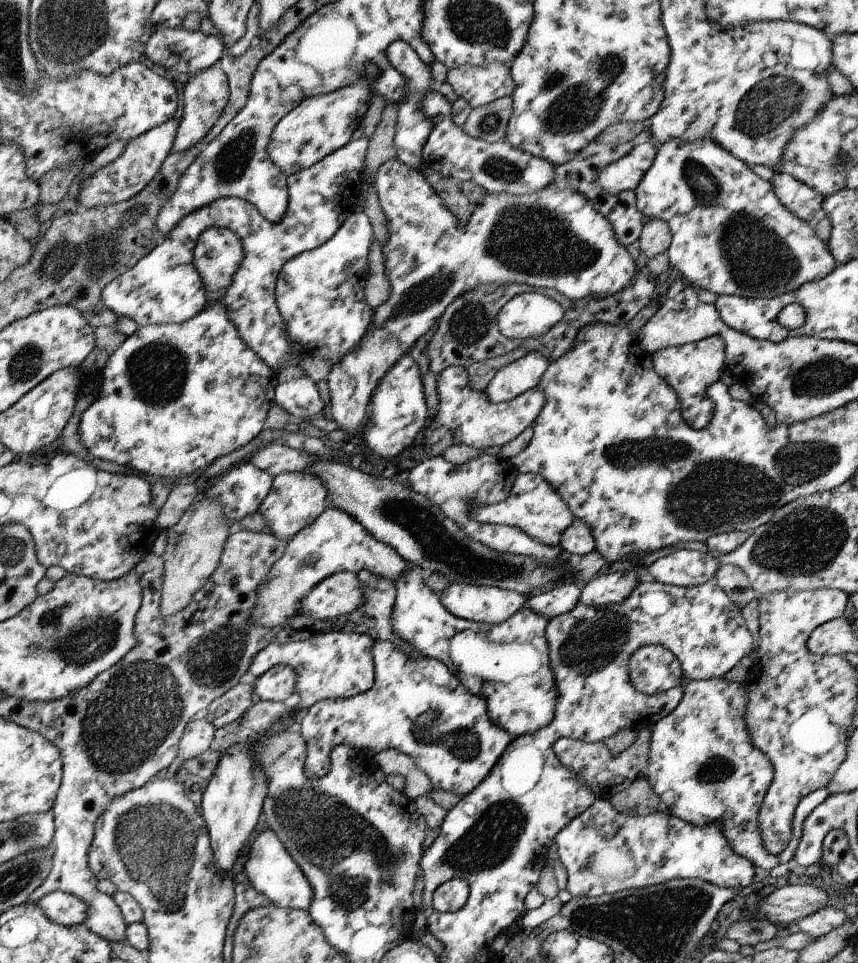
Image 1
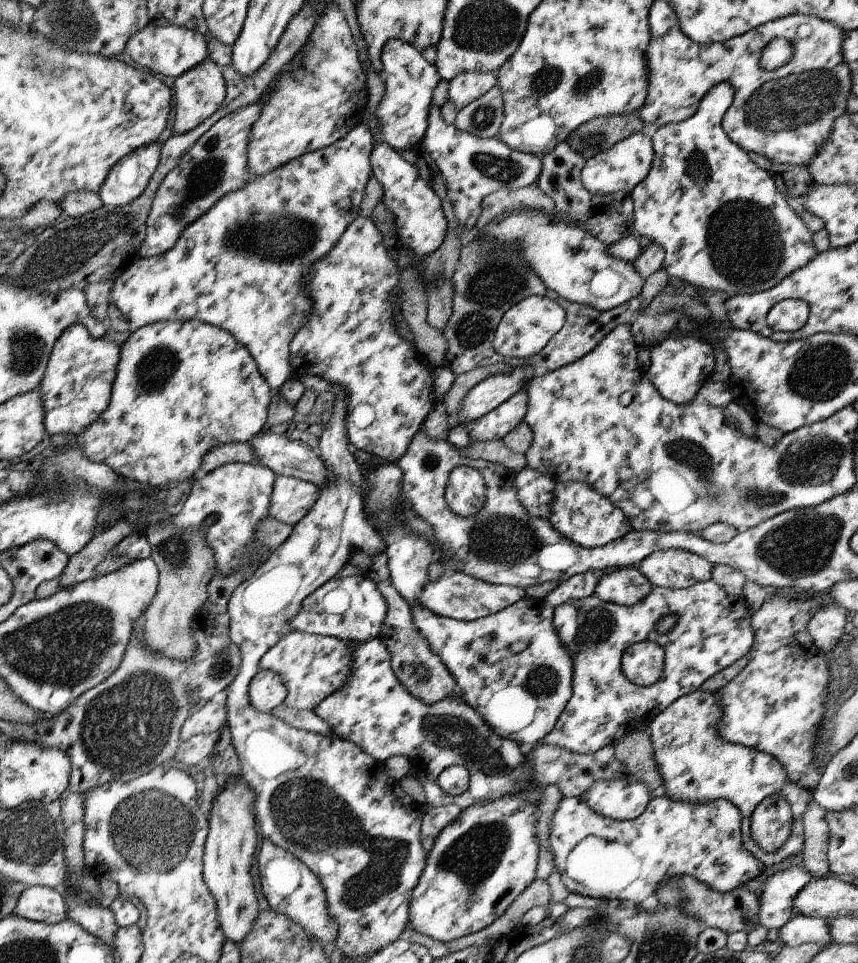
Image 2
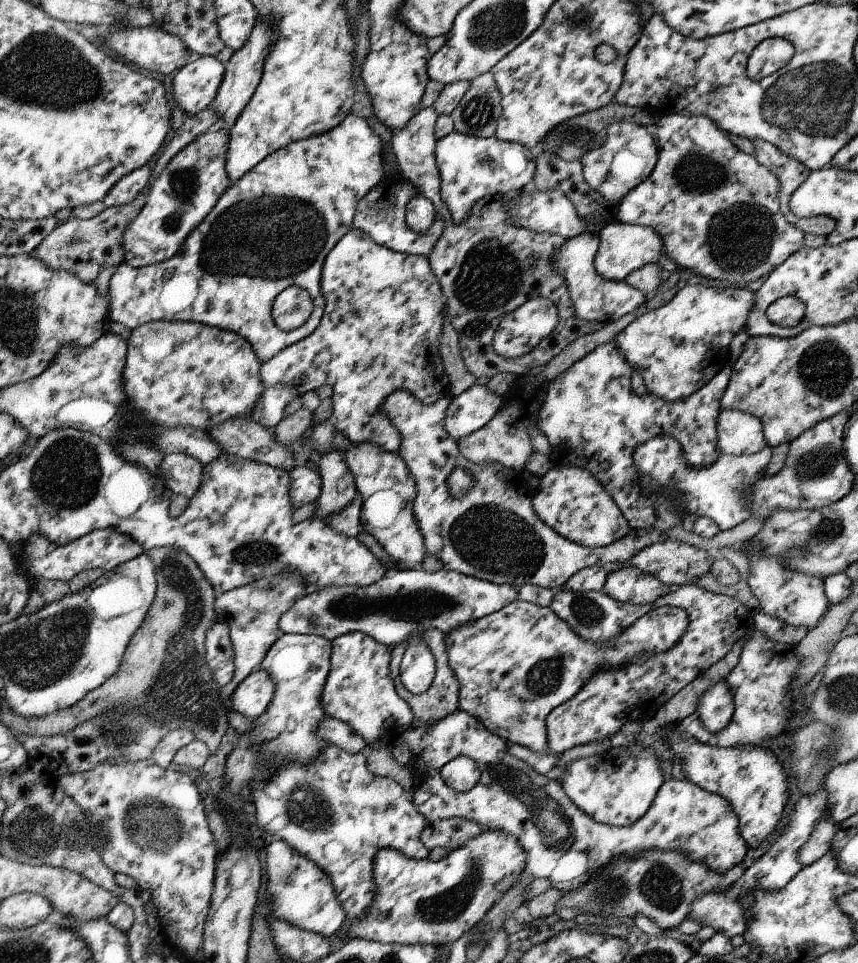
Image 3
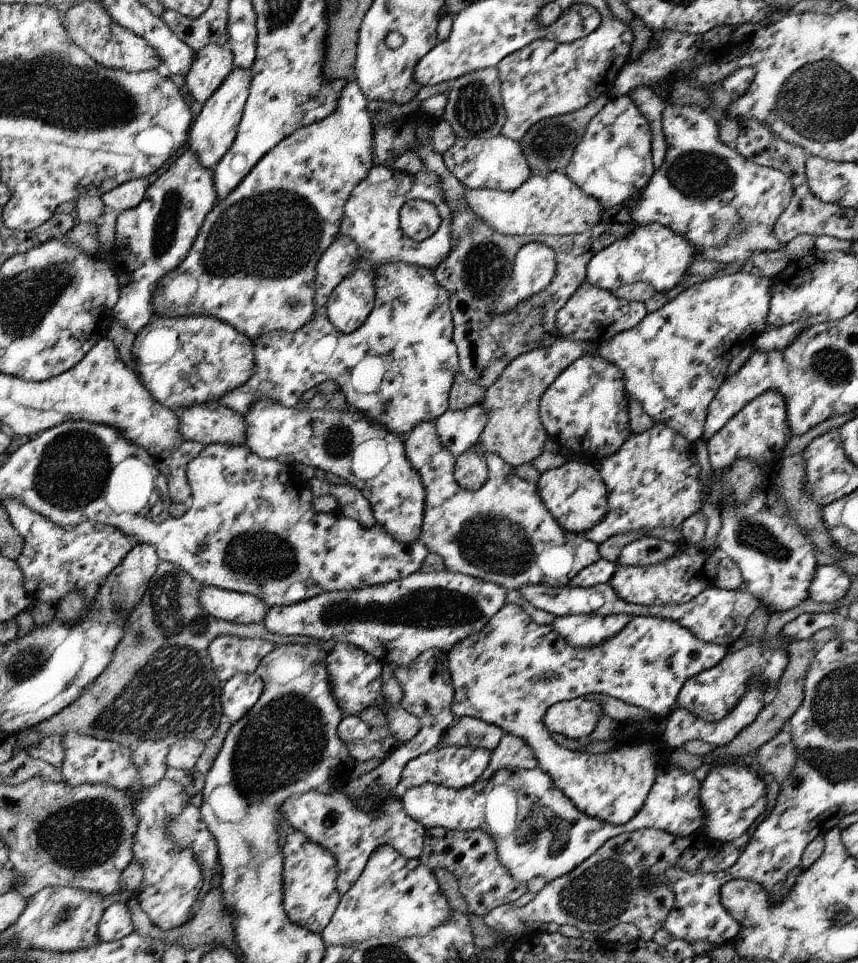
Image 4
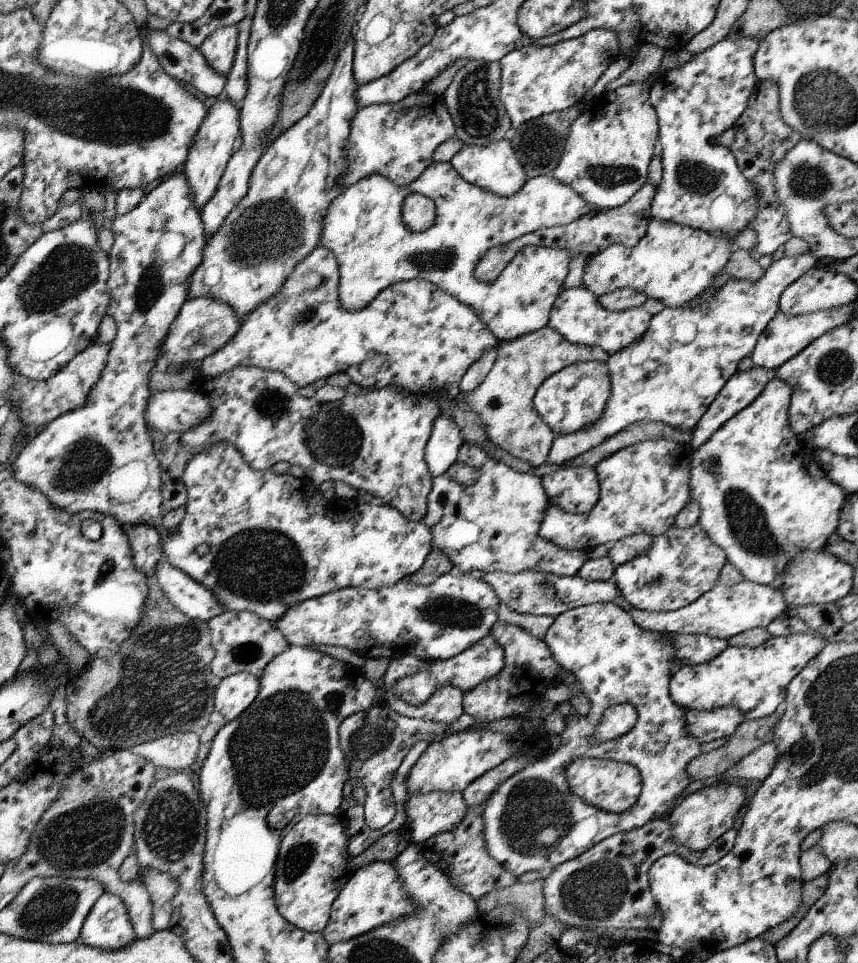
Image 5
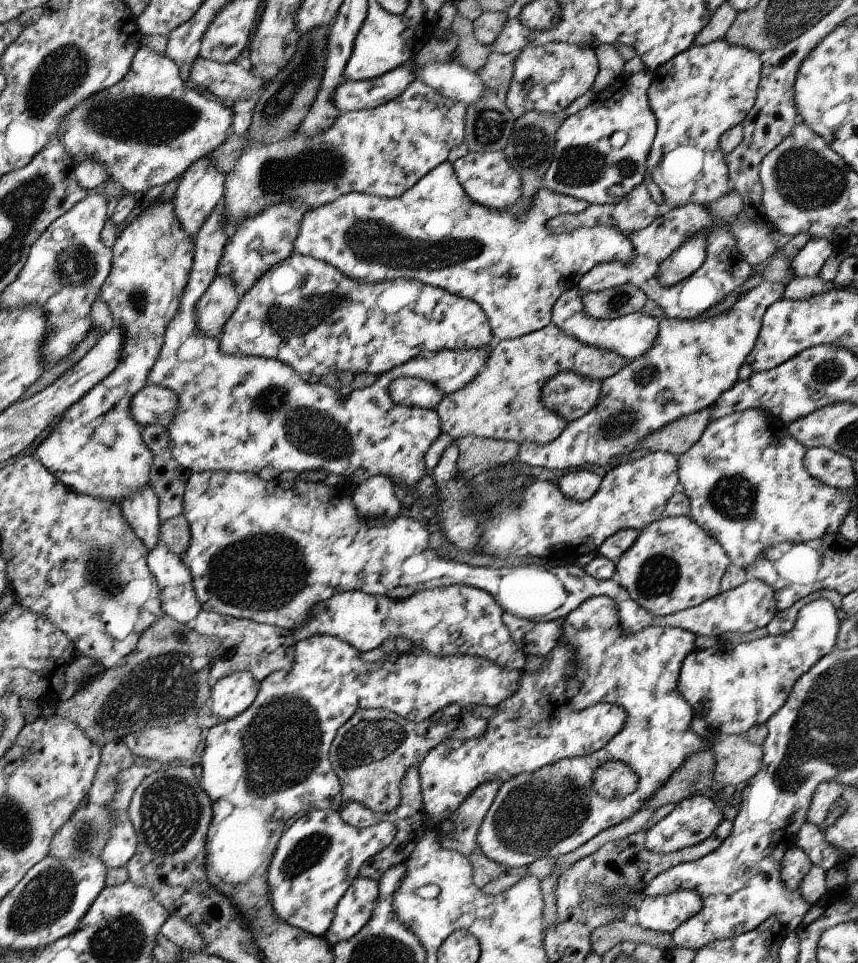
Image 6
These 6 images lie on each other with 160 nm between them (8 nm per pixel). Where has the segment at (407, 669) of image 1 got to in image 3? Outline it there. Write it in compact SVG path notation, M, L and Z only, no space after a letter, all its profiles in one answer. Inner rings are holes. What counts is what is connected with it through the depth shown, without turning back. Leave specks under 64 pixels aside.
M355 632L339 636L334 640L332 650L332 672L328 676L322 696L322 707L325 714L348 724L356 734L363 738L367 749L384 747L392 751L401 742L406 742L406 746L414 754L414 762L417 763L412 767L416 808L432 822L460 817L477 822L484 829L502 829L505 833L518 837L520 844L527 852L527 866L524 875L530 874L534 878L550 878L554 868L558 868L560 858L570 852L584 852L588 856L586 874L592 874L600 870L602 866L610 865L617 857L626 856L632 859L641 851L651 849L680 851L685 853L690 862L705 864L717 873L727 873L734 867L738 867L746 858L749 848L740 832L739 816L731 802L723 796L705 791L688 779L678 781L670 779L664 781L663 786L659 788L647 814L634 824L615 827L596 822L564 792L560 780L555 780L552 775L536 772L529 764L516 758L509 751L507 741L503 737L496 736L483 721L469 712L458 709L431 725L421 721L413 712L411 705L400 698L395 691L393 678L389 673L391 651L388 646L364 633ZM462 755L475 761L482 772L479 783L471 791L465 793L452 790L439 774L439 770L449 757L454 759Z

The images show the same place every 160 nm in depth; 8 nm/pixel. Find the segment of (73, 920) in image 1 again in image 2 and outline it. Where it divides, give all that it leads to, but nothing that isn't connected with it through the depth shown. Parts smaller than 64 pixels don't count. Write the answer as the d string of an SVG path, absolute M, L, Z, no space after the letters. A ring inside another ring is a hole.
M32 885L20 896L14 914L31 921L48 924L60 923L69 918L69 904L60 891L44 886Z

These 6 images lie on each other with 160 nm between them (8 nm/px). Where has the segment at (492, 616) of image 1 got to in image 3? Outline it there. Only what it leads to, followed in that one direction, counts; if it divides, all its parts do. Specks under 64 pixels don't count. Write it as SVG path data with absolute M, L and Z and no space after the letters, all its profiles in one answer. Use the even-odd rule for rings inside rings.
M422 567L411 571L394 570L384 575L378 582L368 586L327 586L308 591L307 594L300 597L290 611L281 617L280 628L285 634L318 635L326 637L333 642L339 636L361 632L389 648L398 643L404 643L407 649L400 663L401 681L412 694L419 695L430 688L436 676L437 667L430 648L423 643L423 632L428 629L438 629L446 636L452 628L474 623L485 616L498 612L501 608L507 607L508 604L518 599L518 596L519 588L508 583L496 584L492 581L485 581L478 577L449 571L444 568L433 573L426 572ZM312 616L318 620L316 624L310 620Z

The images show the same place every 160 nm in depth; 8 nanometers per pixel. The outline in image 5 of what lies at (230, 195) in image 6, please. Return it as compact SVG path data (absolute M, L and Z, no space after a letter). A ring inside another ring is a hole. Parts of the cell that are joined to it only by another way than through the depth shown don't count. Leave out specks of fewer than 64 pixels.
M420 91L408 95L399 103L364 106L352 122L343 190L376 173L388 177L397 185L406 186L434 163L432 155L438 145L454 136L455 123L444 106L442 95L427 95Z

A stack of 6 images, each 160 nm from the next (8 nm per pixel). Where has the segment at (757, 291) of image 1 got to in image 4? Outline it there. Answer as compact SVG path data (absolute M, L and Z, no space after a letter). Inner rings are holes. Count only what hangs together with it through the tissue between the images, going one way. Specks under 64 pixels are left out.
M753 66L742 67L736 69L736 72L730 75L722 83L711 87L710 89L705 89L710 95L710 99L713 102L712 108L709 110L701 110L700 107L696 106L671 106L669 102L666 102L664 112L662 113L662 124L663 131L665 134L665 141L668 145L666 156L664 157L664 162L661 164L660 168L656 171L656 176L651 176L650 183L647 187L644 187L641 193L638 194L640 198L637 203L631 208L631 217L639 225L642 223L660 223L661 225L667 226L672 229L672 232L680 233L683 237L686 237L691 245L696 247L697 258L702 260L716 260L716 262L722 262L722 264L747 264L748 269L752 269L752 256L756 252L770 252L778 250L778 248L785 246L776 238L774 227L779 216L784 212L785 208L790 204L790 199L793 196L794 188L790 181L790 177L784 174L782 171L775 169L774 167L765 167L764 165L759 165L753 163L751 160L744 158L740 152L734 148L734 146L725 145L719 139L719 129L717 128L717 120L722 117L728 117L725 114L725 110L730 107L733 100L738 100L750 86L750 83L755 77L755 68Z

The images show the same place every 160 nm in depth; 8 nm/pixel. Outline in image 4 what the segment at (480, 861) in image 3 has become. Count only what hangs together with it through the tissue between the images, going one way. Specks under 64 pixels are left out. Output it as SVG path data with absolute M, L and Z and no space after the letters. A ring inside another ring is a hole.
M393 846L378 847L371 855L370 862L359 880L350 891L342 894L339 908L335 912L329 926L321 932L328 946L360 944L372 937L390 937L393 940L408 937L423 937L430 935L435 928L451 920L453 909L448 899L440 889L440 884L433 870L420 859L409 859L400 854Z

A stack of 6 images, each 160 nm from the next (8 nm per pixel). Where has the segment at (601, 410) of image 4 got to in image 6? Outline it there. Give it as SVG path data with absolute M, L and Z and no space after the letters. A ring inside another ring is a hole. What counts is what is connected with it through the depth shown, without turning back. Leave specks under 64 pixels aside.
M562 371L548 380L543 388L543 405L551 411L559 413L568 423L572 423L584 415L588 415L598 404L602 396L602 382L592 380L576 371Z

